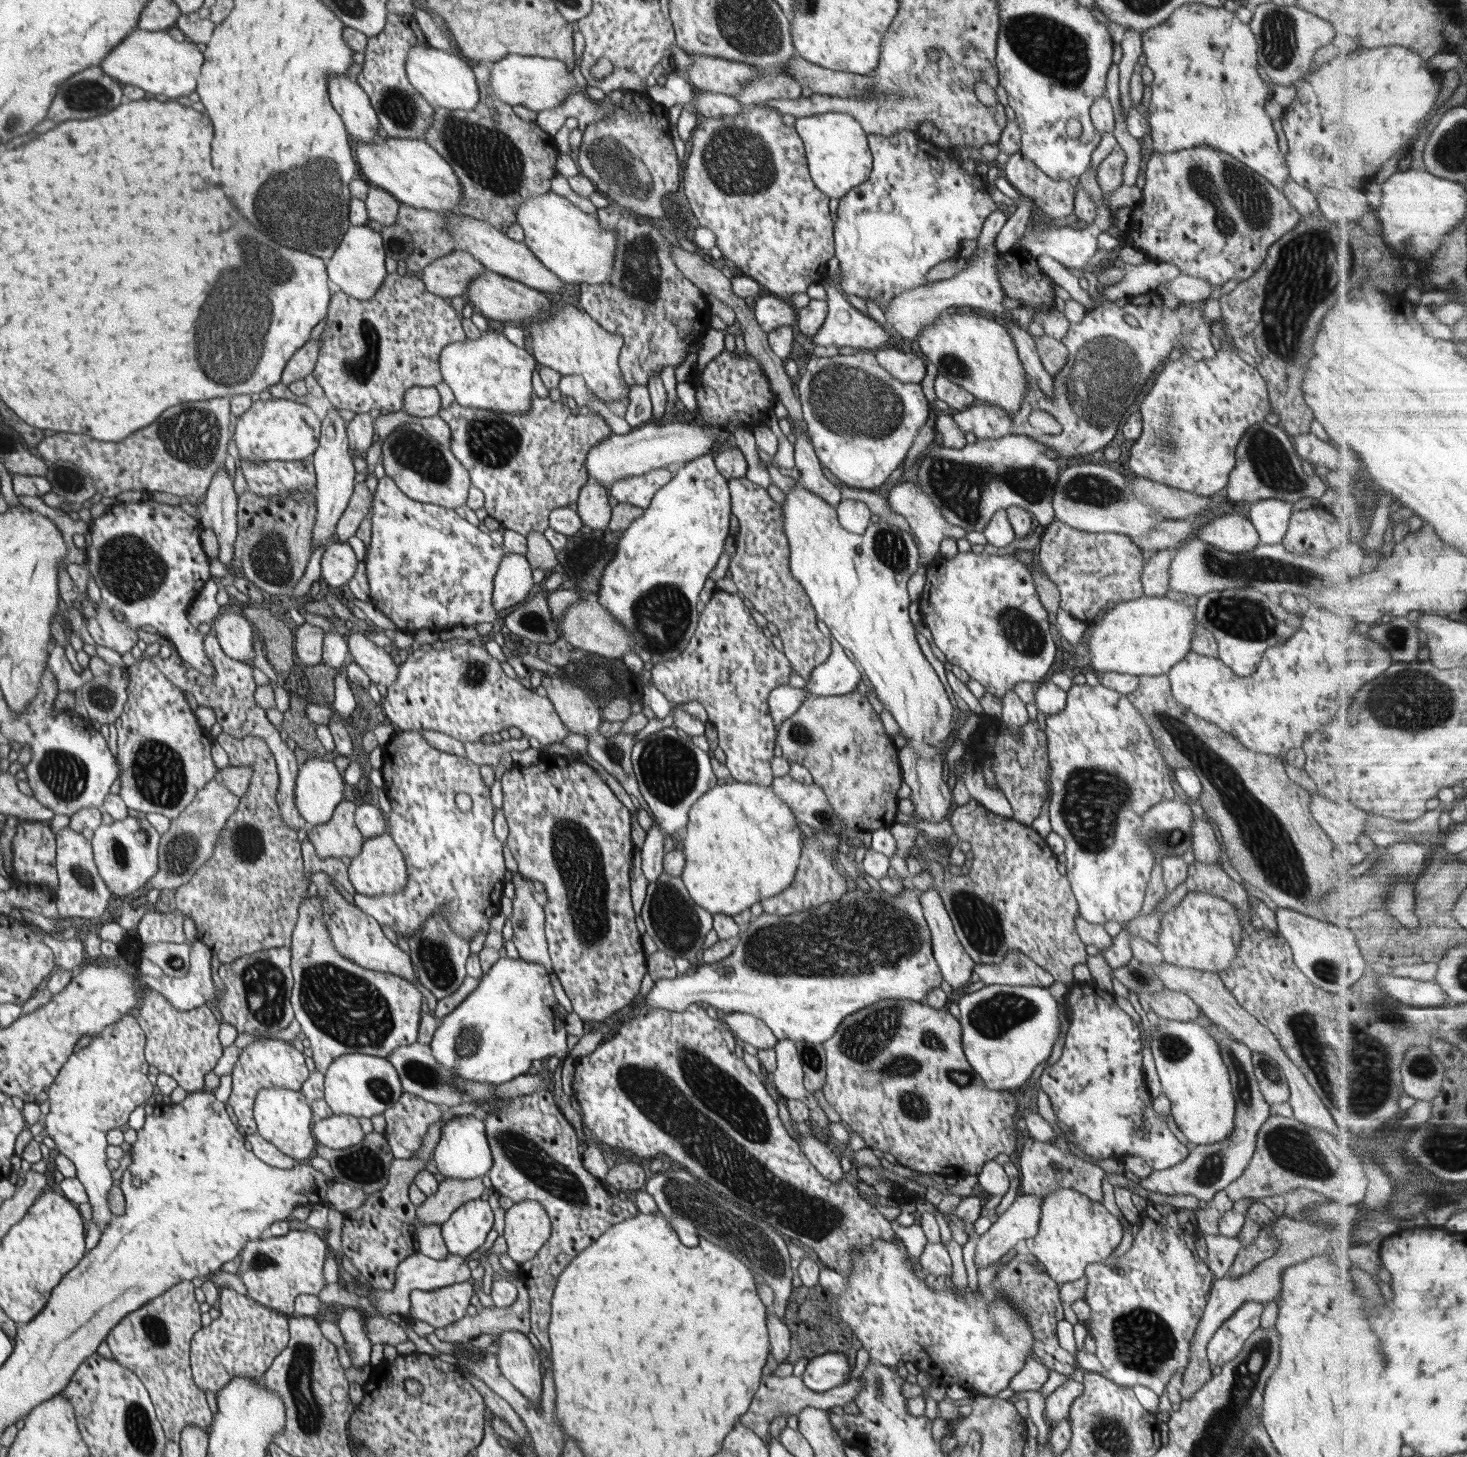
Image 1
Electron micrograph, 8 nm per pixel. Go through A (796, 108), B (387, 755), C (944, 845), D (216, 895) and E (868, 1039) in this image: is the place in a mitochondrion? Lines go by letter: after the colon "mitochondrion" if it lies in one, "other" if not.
A: other
B: other
C: other
D: mitochondrion
E: mitochondrion

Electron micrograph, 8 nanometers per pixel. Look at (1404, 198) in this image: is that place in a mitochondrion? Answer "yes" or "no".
no

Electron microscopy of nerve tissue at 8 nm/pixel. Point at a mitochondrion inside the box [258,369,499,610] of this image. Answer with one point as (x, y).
(412, 449)

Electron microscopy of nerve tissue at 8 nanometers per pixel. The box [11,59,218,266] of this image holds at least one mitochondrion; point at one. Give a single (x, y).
(86, 95)

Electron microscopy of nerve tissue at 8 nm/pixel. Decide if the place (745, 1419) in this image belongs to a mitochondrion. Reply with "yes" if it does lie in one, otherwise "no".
no

